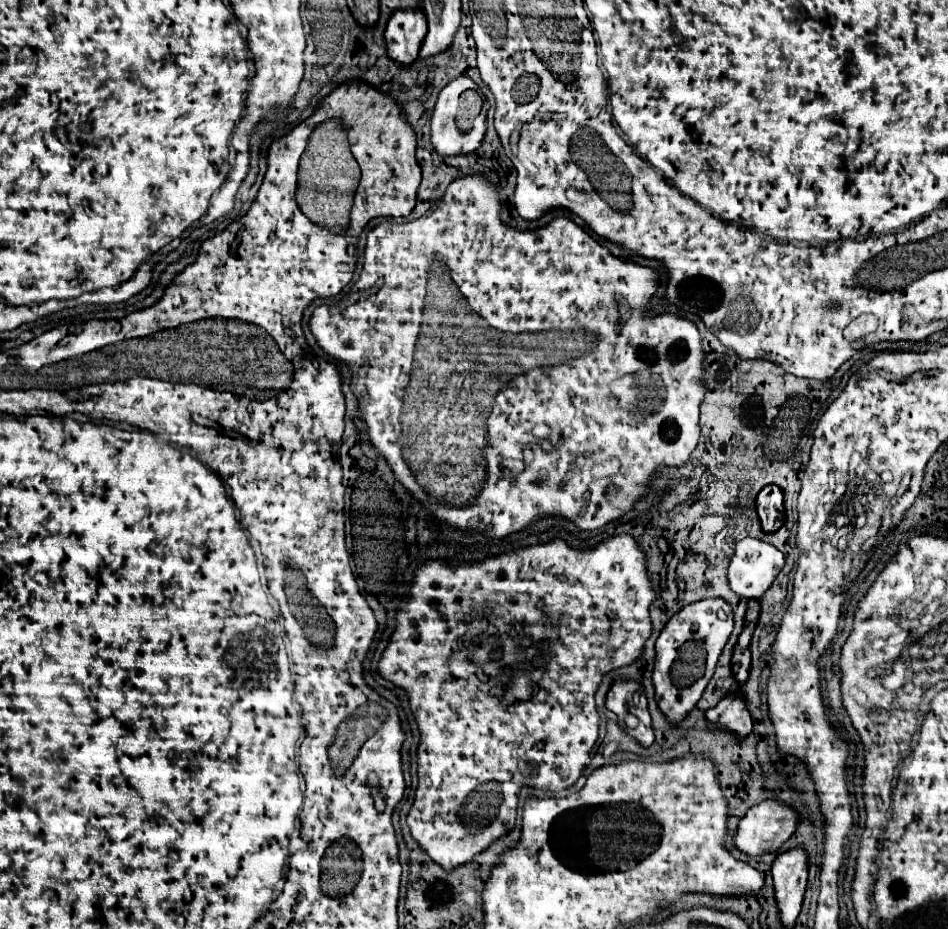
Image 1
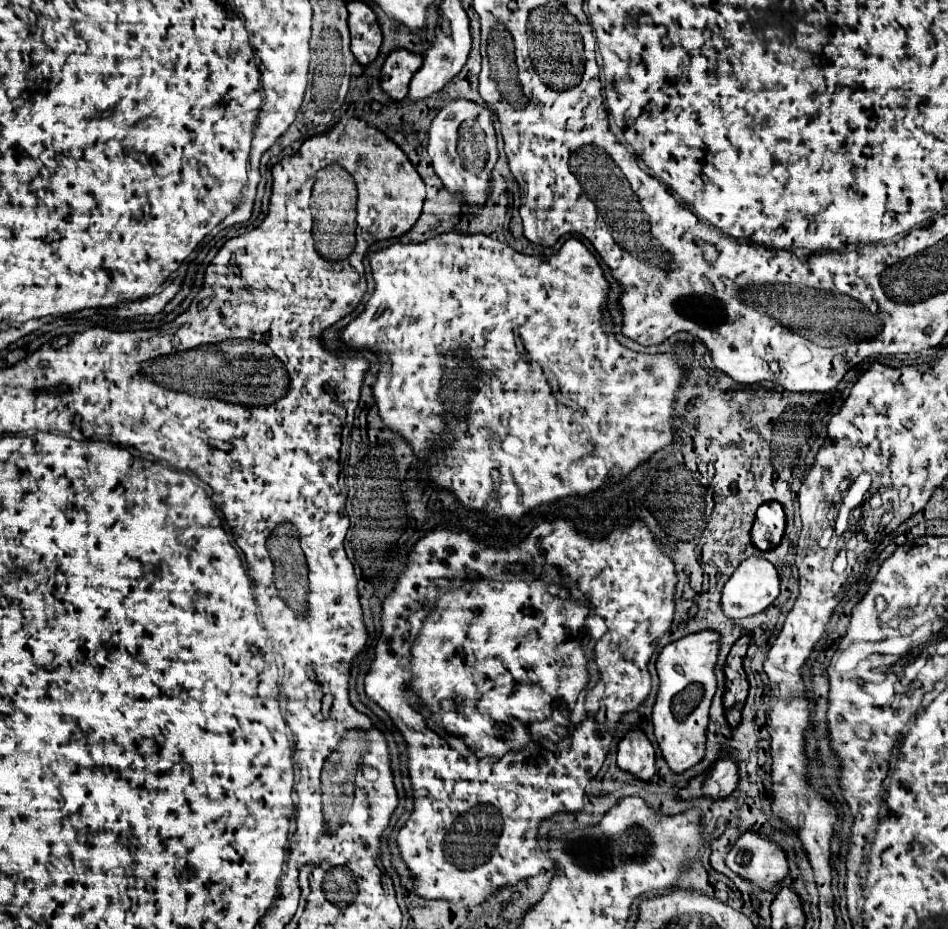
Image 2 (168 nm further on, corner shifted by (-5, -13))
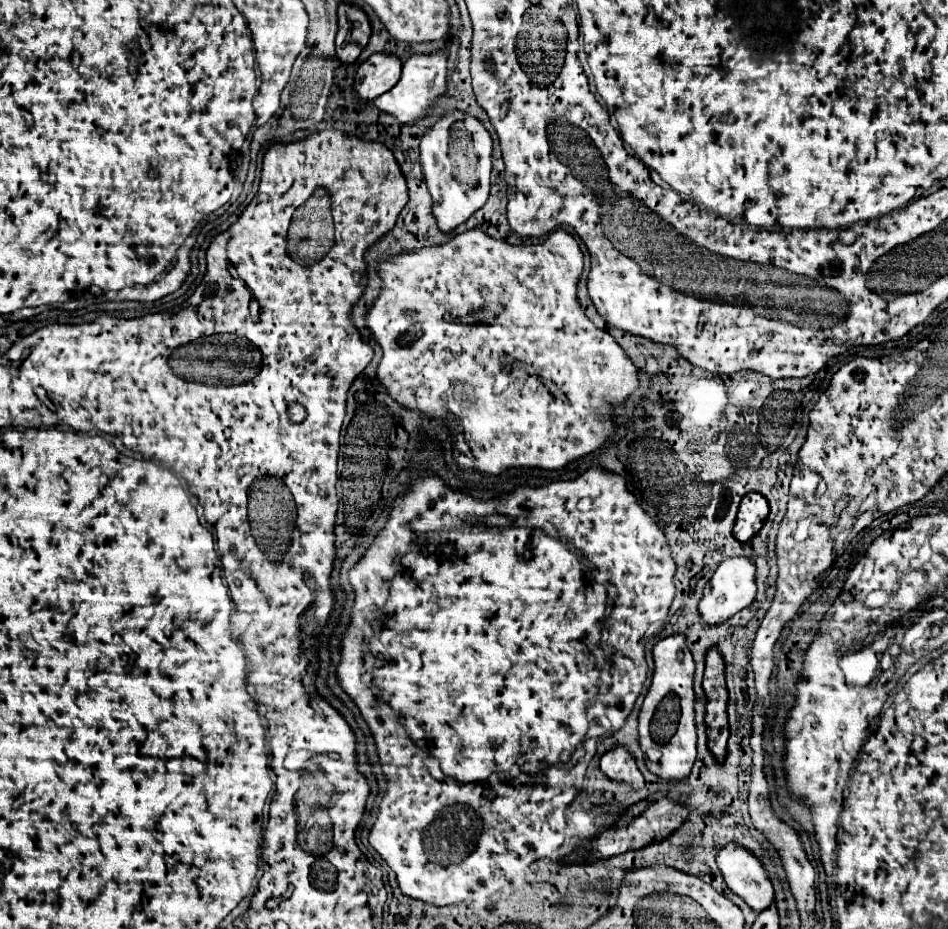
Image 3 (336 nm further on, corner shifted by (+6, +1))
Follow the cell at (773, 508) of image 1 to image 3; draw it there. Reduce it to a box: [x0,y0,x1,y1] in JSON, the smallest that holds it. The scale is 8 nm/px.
[734,493,768,541]

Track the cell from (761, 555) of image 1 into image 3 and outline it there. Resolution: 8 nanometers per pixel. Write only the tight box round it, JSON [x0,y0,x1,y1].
[698,555,756,625]

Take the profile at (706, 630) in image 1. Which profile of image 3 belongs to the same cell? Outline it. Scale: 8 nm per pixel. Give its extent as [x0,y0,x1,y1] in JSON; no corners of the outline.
[640,637,696,779]

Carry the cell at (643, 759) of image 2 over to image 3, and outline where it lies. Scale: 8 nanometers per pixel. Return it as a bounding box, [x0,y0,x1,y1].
[600,745,646,789]

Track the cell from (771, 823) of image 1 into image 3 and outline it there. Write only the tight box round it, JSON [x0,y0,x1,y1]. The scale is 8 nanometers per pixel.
[716,843,774,911]

